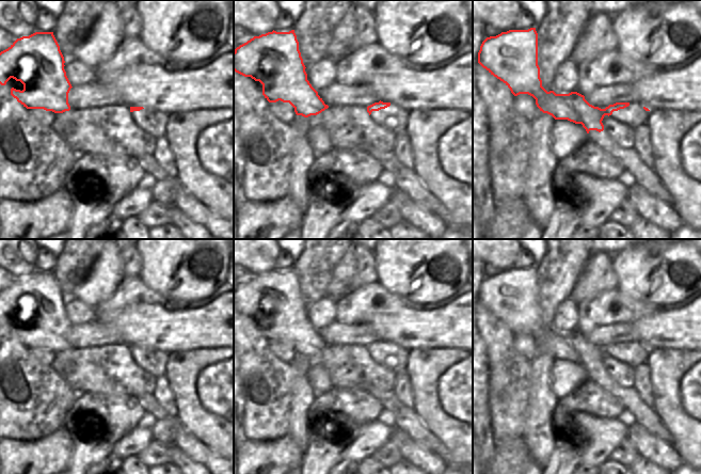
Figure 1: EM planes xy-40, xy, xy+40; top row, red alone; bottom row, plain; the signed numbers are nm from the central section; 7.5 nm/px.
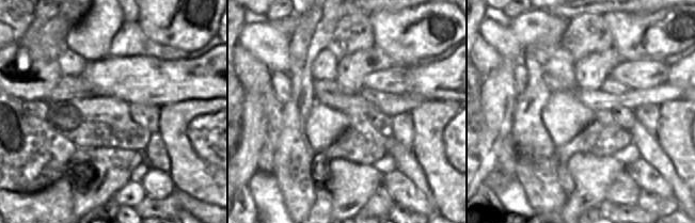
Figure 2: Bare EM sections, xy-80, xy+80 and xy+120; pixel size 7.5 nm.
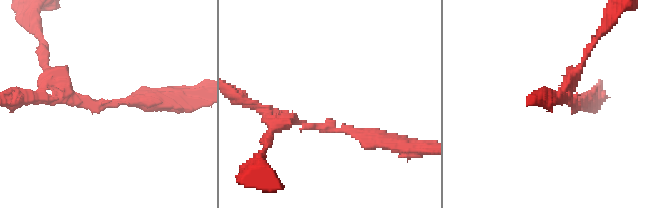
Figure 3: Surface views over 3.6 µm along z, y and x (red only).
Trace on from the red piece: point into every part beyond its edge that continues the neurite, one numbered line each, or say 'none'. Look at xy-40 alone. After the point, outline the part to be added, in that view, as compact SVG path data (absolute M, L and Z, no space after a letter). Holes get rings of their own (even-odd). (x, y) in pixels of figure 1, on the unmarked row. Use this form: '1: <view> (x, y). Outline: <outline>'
none

